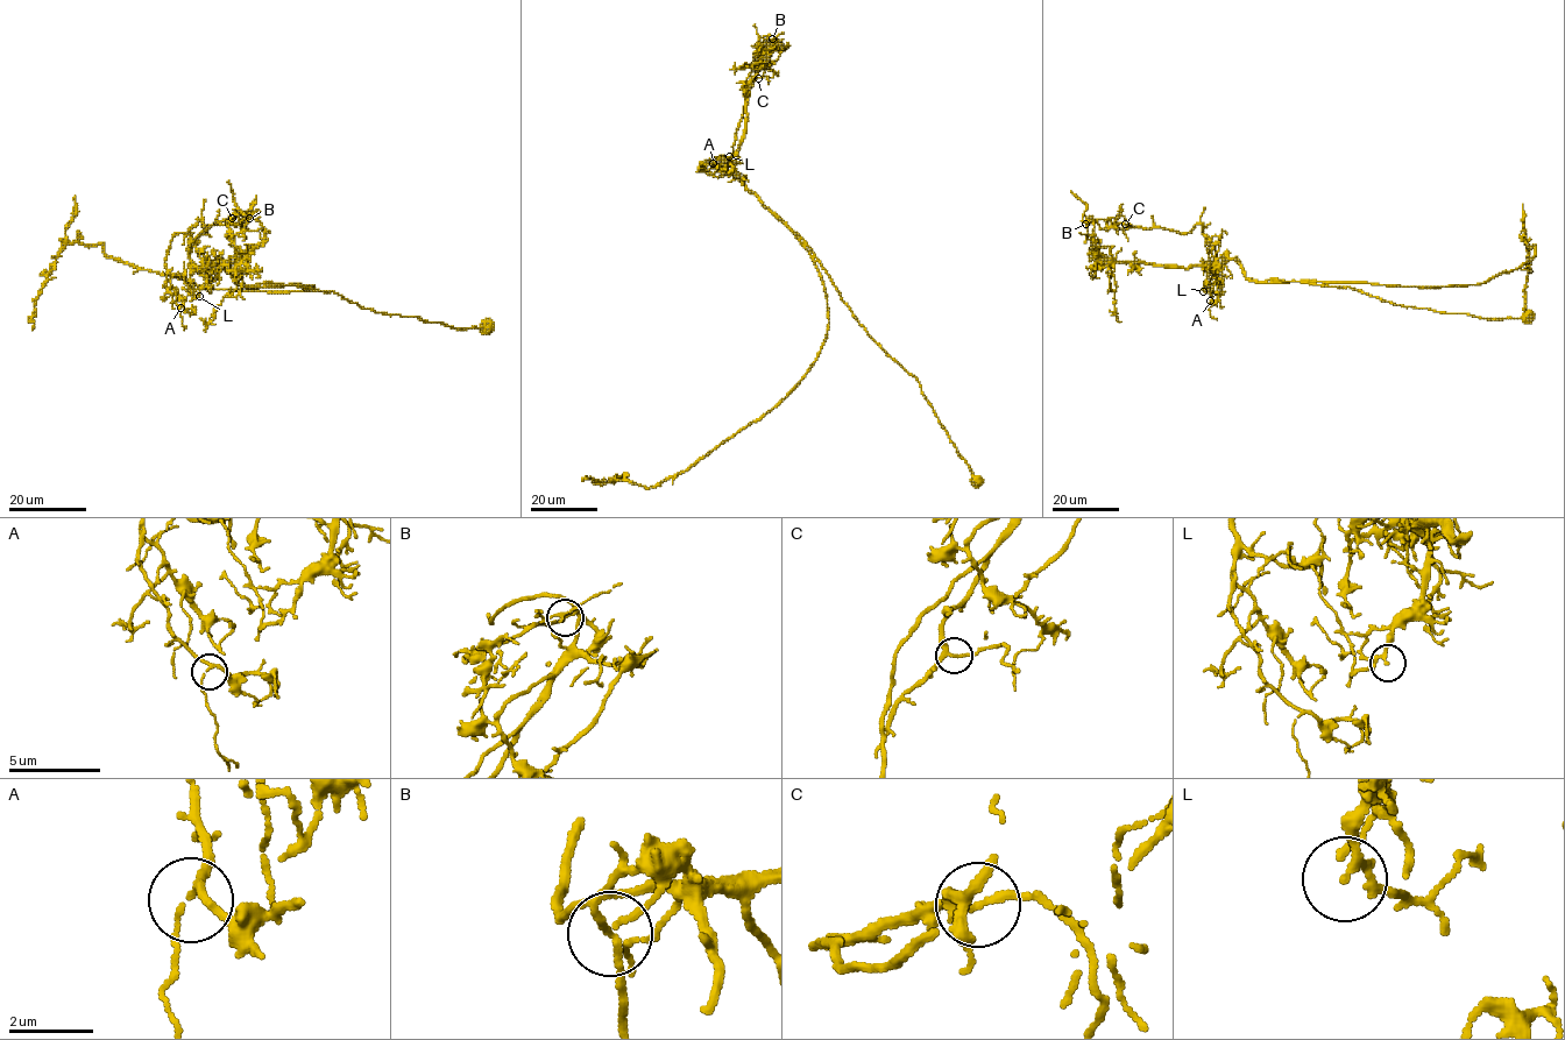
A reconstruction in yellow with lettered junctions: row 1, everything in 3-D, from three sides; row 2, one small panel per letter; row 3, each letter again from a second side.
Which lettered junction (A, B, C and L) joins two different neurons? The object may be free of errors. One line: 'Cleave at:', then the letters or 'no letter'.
Cleave at: B

